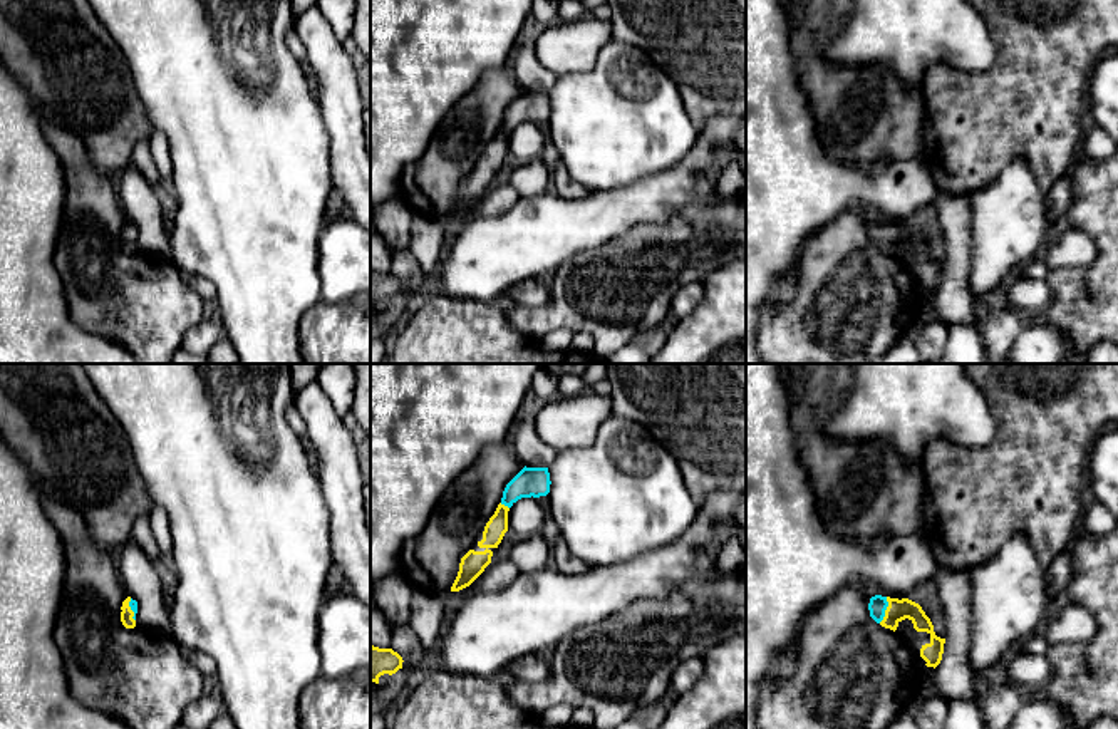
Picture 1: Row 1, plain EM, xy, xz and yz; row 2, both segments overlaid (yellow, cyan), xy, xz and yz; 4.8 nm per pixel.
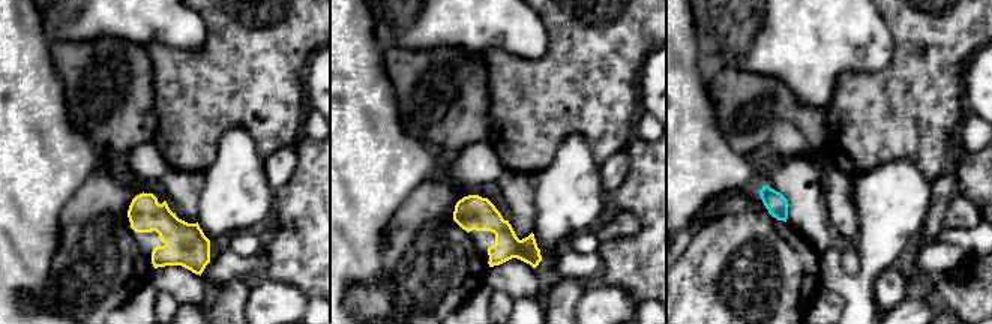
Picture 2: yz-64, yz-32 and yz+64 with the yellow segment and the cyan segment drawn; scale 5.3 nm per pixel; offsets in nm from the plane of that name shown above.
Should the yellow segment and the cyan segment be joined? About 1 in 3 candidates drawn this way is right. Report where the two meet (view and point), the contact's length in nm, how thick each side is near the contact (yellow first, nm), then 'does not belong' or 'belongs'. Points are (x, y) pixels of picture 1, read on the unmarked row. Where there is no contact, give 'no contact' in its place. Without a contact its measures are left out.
contact yz (885, 235); length 130 nm; calibres 110 and 90 nm; belongs

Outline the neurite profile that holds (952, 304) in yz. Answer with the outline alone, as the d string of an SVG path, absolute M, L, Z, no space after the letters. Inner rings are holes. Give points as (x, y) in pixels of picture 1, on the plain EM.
M939 191L934 204L945 236L945 268L942 285L930 302L930 310L944 325L977 323L969 292L972 258L969 196Z

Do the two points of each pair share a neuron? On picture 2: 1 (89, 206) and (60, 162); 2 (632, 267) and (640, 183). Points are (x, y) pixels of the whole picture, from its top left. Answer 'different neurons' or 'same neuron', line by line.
1: different neurons
2: same neuron

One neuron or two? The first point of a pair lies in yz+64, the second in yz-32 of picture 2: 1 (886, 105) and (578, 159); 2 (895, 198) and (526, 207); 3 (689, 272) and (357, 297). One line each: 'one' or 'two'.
1: two
2: two
3: one

